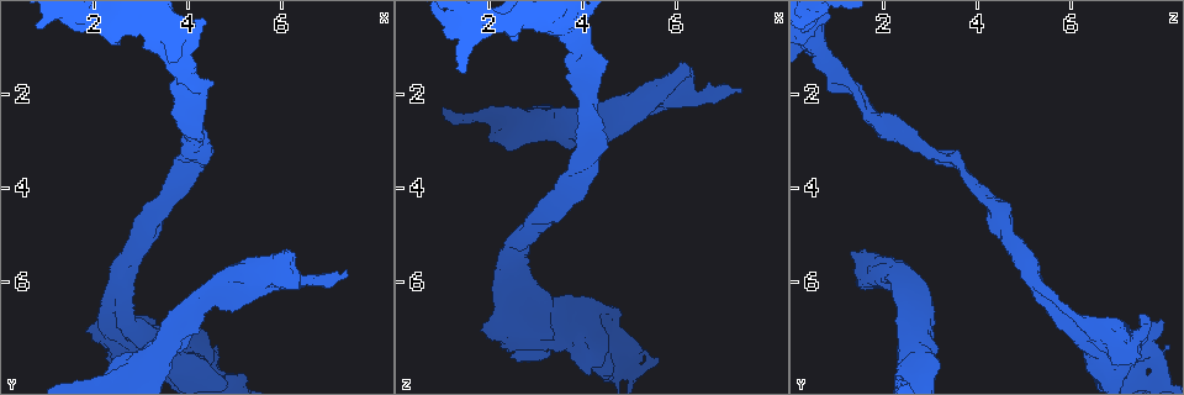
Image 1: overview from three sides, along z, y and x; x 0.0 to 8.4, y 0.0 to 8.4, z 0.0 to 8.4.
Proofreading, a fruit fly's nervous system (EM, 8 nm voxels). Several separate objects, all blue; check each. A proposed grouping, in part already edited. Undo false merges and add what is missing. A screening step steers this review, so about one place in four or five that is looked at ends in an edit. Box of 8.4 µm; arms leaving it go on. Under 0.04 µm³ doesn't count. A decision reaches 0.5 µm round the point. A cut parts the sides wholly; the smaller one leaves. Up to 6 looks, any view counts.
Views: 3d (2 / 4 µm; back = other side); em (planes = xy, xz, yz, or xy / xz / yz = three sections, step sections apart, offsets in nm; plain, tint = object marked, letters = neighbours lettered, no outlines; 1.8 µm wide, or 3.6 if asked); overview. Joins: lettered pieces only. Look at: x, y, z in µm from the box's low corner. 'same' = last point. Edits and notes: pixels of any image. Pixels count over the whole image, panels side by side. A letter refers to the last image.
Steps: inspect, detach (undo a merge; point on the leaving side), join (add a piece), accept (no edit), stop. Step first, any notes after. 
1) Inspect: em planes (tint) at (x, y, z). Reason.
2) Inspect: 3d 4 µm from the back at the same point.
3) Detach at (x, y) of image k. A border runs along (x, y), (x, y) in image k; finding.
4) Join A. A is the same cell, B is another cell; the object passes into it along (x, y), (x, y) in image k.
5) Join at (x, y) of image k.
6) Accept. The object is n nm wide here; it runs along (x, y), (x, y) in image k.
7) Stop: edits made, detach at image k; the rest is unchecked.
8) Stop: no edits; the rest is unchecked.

Inspect: em planes (tint) at (2.95, 7.75, 2.55).

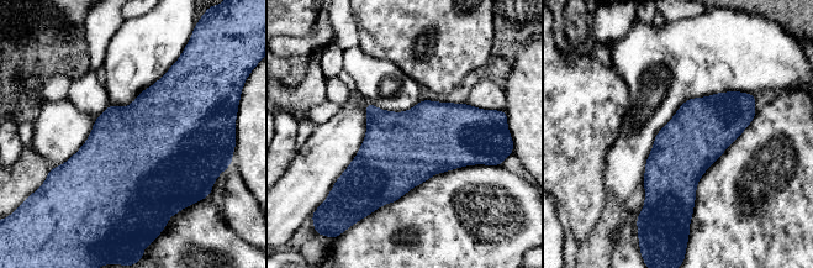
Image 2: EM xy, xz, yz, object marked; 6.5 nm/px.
Inspect: em planes (letters) at the same point.

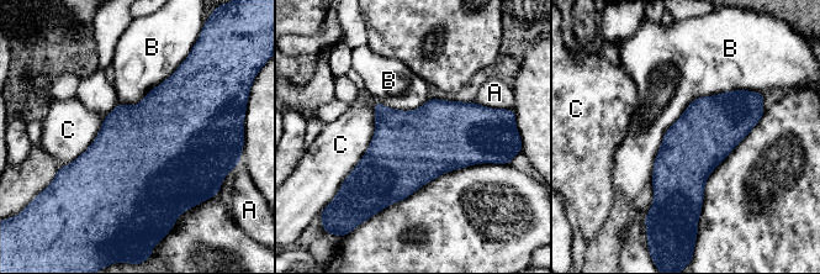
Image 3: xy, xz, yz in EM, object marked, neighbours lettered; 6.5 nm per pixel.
Accept. The longest contact is with B, 900 nm; A, B and C are other cells; a border runs along (763, 94), (696, 98), (650, 179) in image 3; continuous, no second neuron.

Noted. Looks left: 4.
Inspect: em xy step 8 (plain) at (4.25, 6.35, 2.65). A fork.

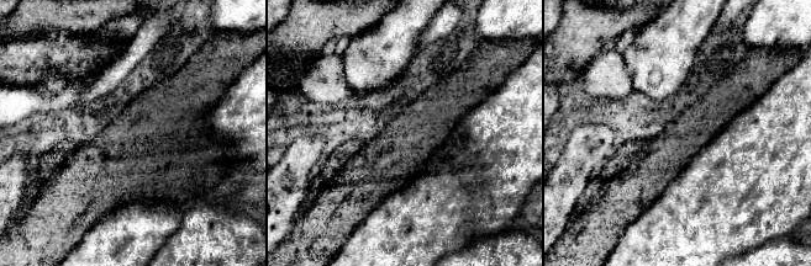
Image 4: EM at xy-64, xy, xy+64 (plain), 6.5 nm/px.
Inspect: em xy step 8 (letters) at the same point. What lies round it.

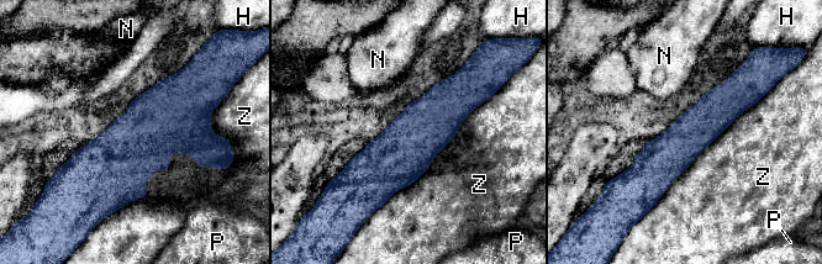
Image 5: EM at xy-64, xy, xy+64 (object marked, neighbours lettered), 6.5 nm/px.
Accept. The longest contact is with Z, 1000 nm; H, N, P and Z are other cells; a border runs along (488, 98), (431, 164), (377, 209) in image 5; all the same neuron.

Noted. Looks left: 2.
Stop: no edits; the rest is unchecked.

